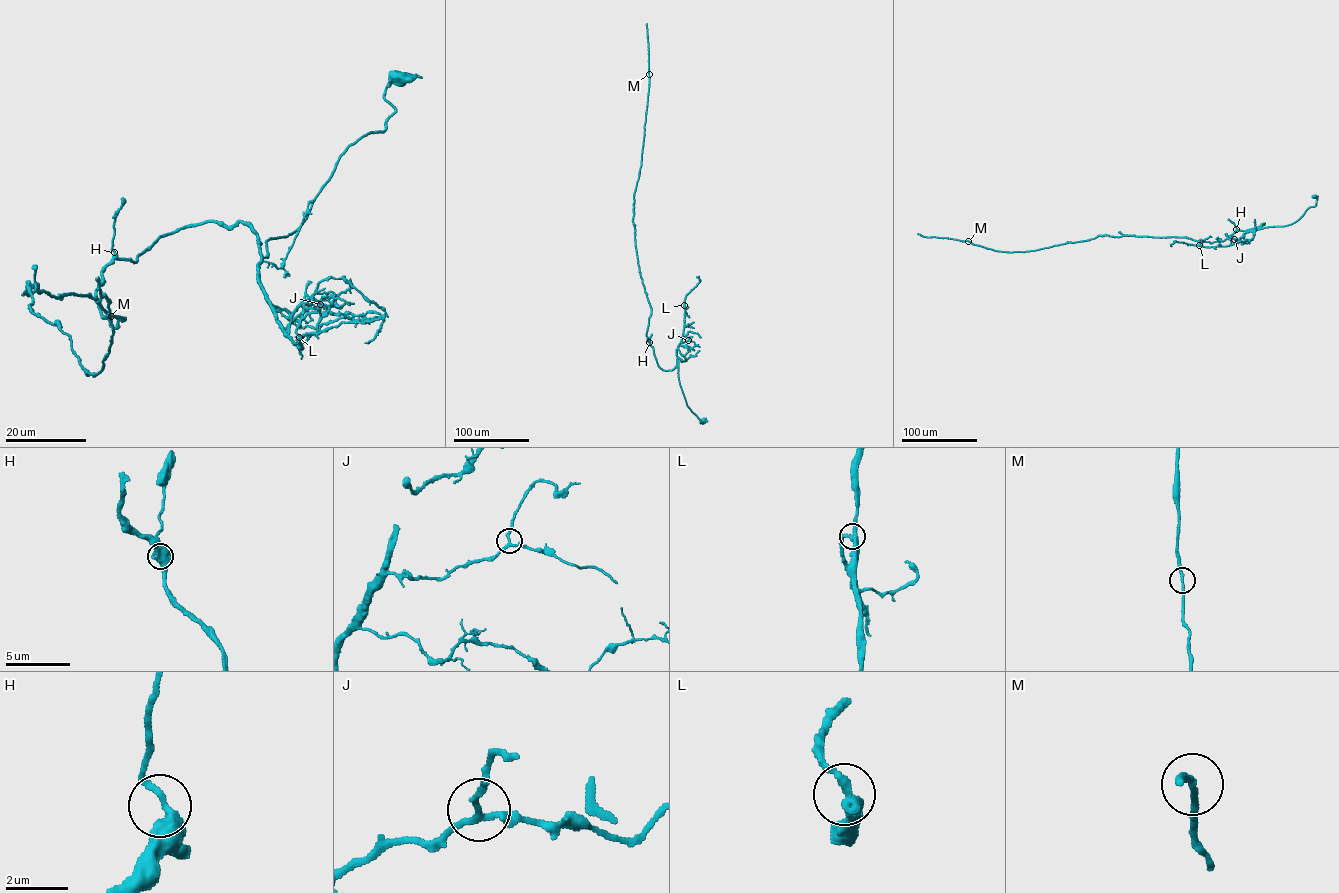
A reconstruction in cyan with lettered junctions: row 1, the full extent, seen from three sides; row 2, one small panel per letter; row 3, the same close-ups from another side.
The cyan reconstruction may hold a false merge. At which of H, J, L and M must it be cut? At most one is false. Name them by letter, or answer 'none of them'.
none of them

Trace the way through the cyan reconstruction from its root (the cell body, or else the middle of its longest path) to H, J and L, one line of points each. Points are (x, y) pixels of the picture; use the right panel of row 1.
H: (1314, 197), (1315, 205), (1291, 224), (1252, 229), (1263, 223), (1244, 231), (1236, 229)
J: (1314, 197), (1315, 205), (1309, 207), (1294, 222), (1251, 230), (1236, 243), (1234, 239)
L: (1314, 197), (1315, 205), (1291, 224), (1251, 230), (1229, 245), (1199, 245)

